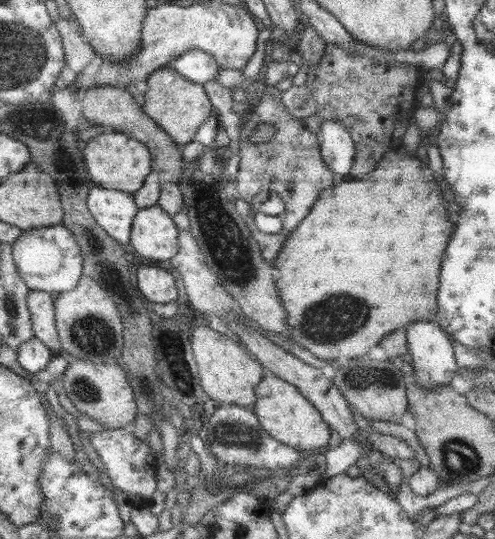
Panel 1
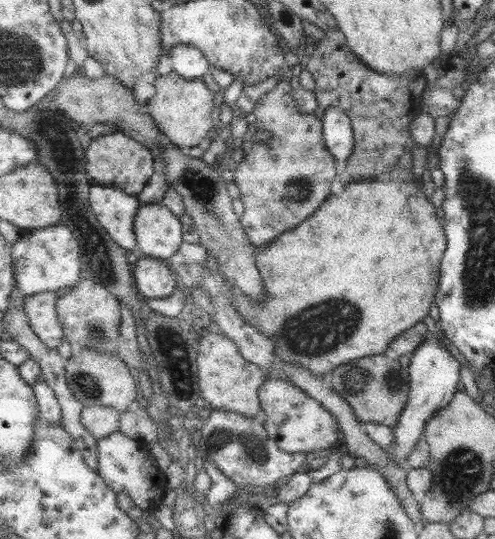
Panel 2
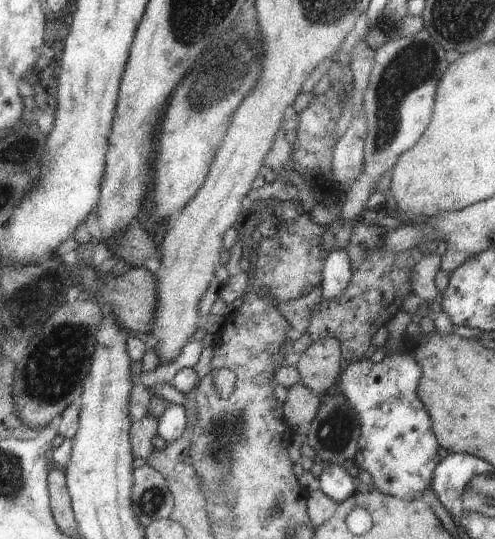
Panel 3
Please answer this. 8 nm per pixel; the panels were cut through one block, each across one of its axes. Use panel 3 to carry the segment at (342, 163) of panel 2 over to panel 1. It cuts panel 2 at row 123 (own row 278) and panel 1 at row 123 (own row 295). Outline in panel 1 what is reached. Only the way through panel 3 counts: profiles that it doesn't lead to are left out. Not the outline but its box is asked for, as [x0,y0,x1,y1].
[318,120,357,179]

